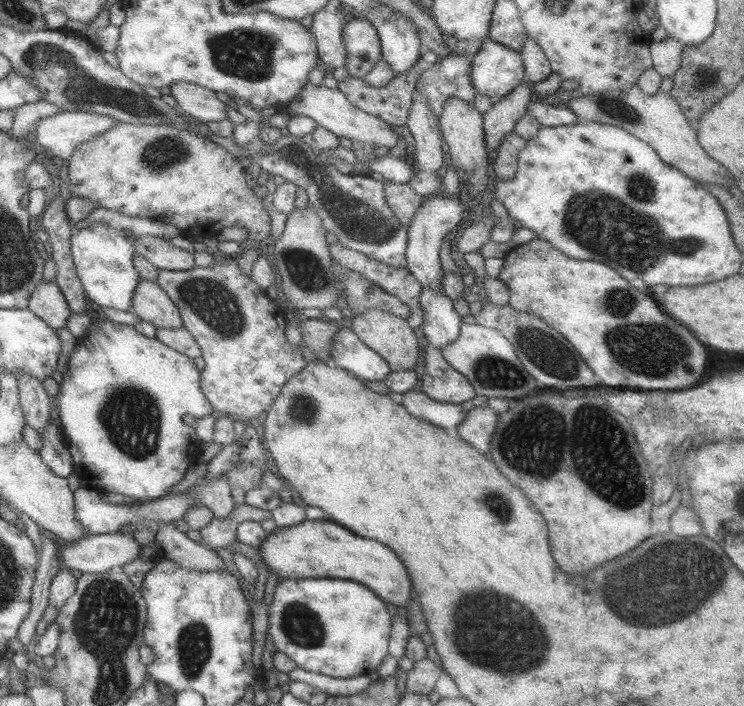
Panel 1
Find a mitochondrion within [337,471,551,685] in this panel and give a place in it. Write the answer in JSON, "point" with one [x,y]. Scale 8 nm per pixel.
{"point":[504,633]}

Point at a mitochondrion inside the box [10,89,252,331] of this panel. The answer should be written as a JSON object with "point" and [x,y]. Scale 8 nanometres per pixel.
{"point":[168,153]}

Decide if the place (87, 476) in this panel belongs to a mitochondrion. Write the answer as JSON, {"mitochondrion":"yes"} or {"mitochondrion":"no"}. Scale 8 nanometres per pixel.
{"mitochondrion":"no"}

